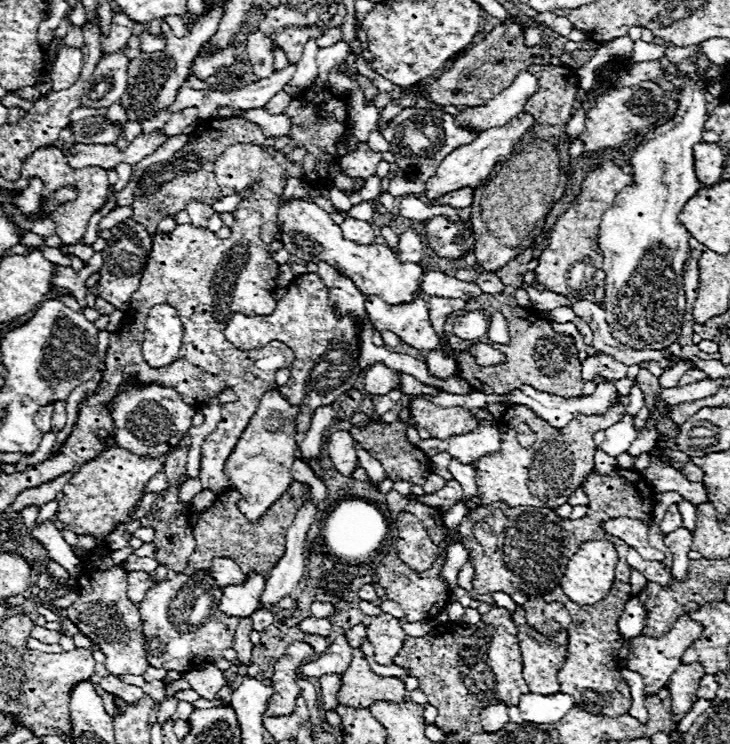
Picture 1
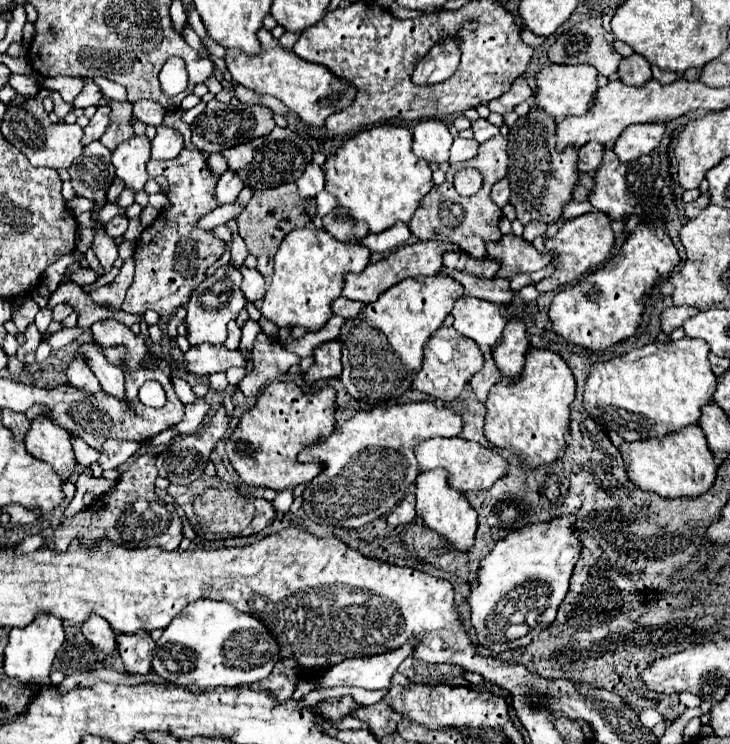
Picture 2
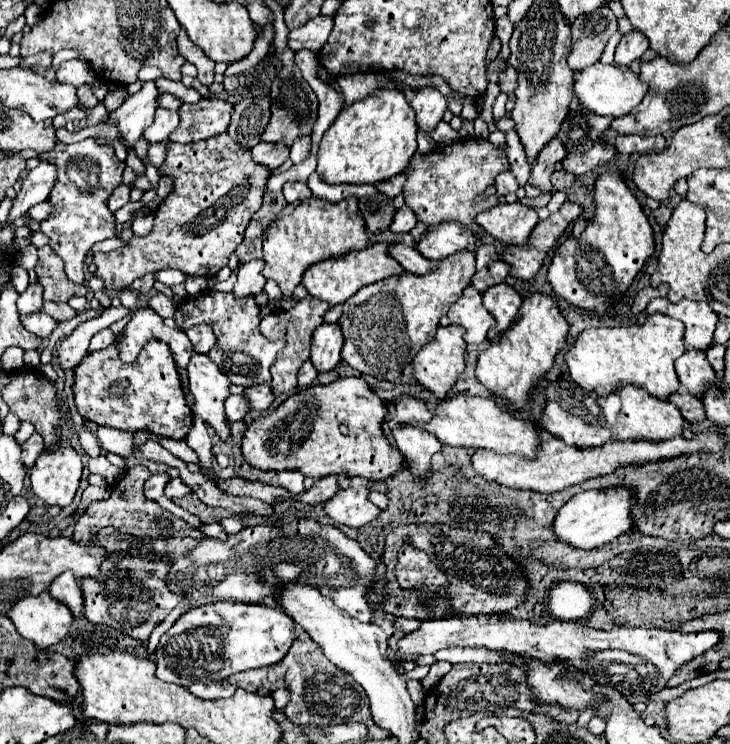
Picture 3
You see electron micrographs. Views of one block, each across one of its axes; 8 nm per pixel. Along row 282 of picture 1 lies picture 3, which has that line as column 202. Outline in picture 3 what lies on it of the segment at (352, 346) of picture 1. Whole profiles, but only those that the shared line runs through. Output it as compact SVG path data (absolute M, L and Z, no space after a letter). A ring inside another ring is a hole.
M202 290L196 296L186 296L176 306L174 320L176 326L180 326L180 330L187 330L200 324L208 324L214 328L218 342L208 352L208 356L212 362L218 364L220 372L232 380L232 384L242 384L248 388L262 382L270 382L270 366L278 350L282 350L284 342L282 340L272 342L260 334L258 326L262 318L260 318L260 306L256 304L254 296L236 298L234 294Z

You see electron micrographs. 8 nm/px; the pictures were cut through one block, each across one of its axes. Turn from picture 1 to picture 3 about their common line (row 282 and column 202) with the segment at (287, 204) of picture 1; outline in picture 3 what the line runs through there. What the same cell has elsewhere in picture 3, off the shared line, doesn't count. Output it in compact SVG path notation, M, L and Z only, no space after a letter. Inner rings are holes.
M194 352L192 358L190 358L190 364L188 364L188 372L190 372L190 392L194 394L194 414L198 414L208 426L214 428L214 432L220 436L222 442L226 442L230 438L230 422L226 418L226 412L224 412L224 400L230 396L230 386L232 382L228 380L228 376L224 376L216 364L204 356L204 354L198 354Z

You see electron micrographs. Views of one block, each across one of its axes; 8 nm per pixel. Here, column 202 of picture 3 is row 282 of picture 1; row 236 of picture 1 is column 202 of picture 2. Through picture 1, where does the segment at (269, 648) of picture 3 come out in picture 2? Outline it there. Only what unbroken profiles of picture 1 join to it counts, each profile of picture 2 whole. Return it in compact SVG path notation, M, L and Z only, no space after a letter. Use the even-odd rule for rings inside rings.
M196 600L188 604L156 640L152 670L190 690L240 686L266 678L276 666L276 640L268 628L228 602Z

